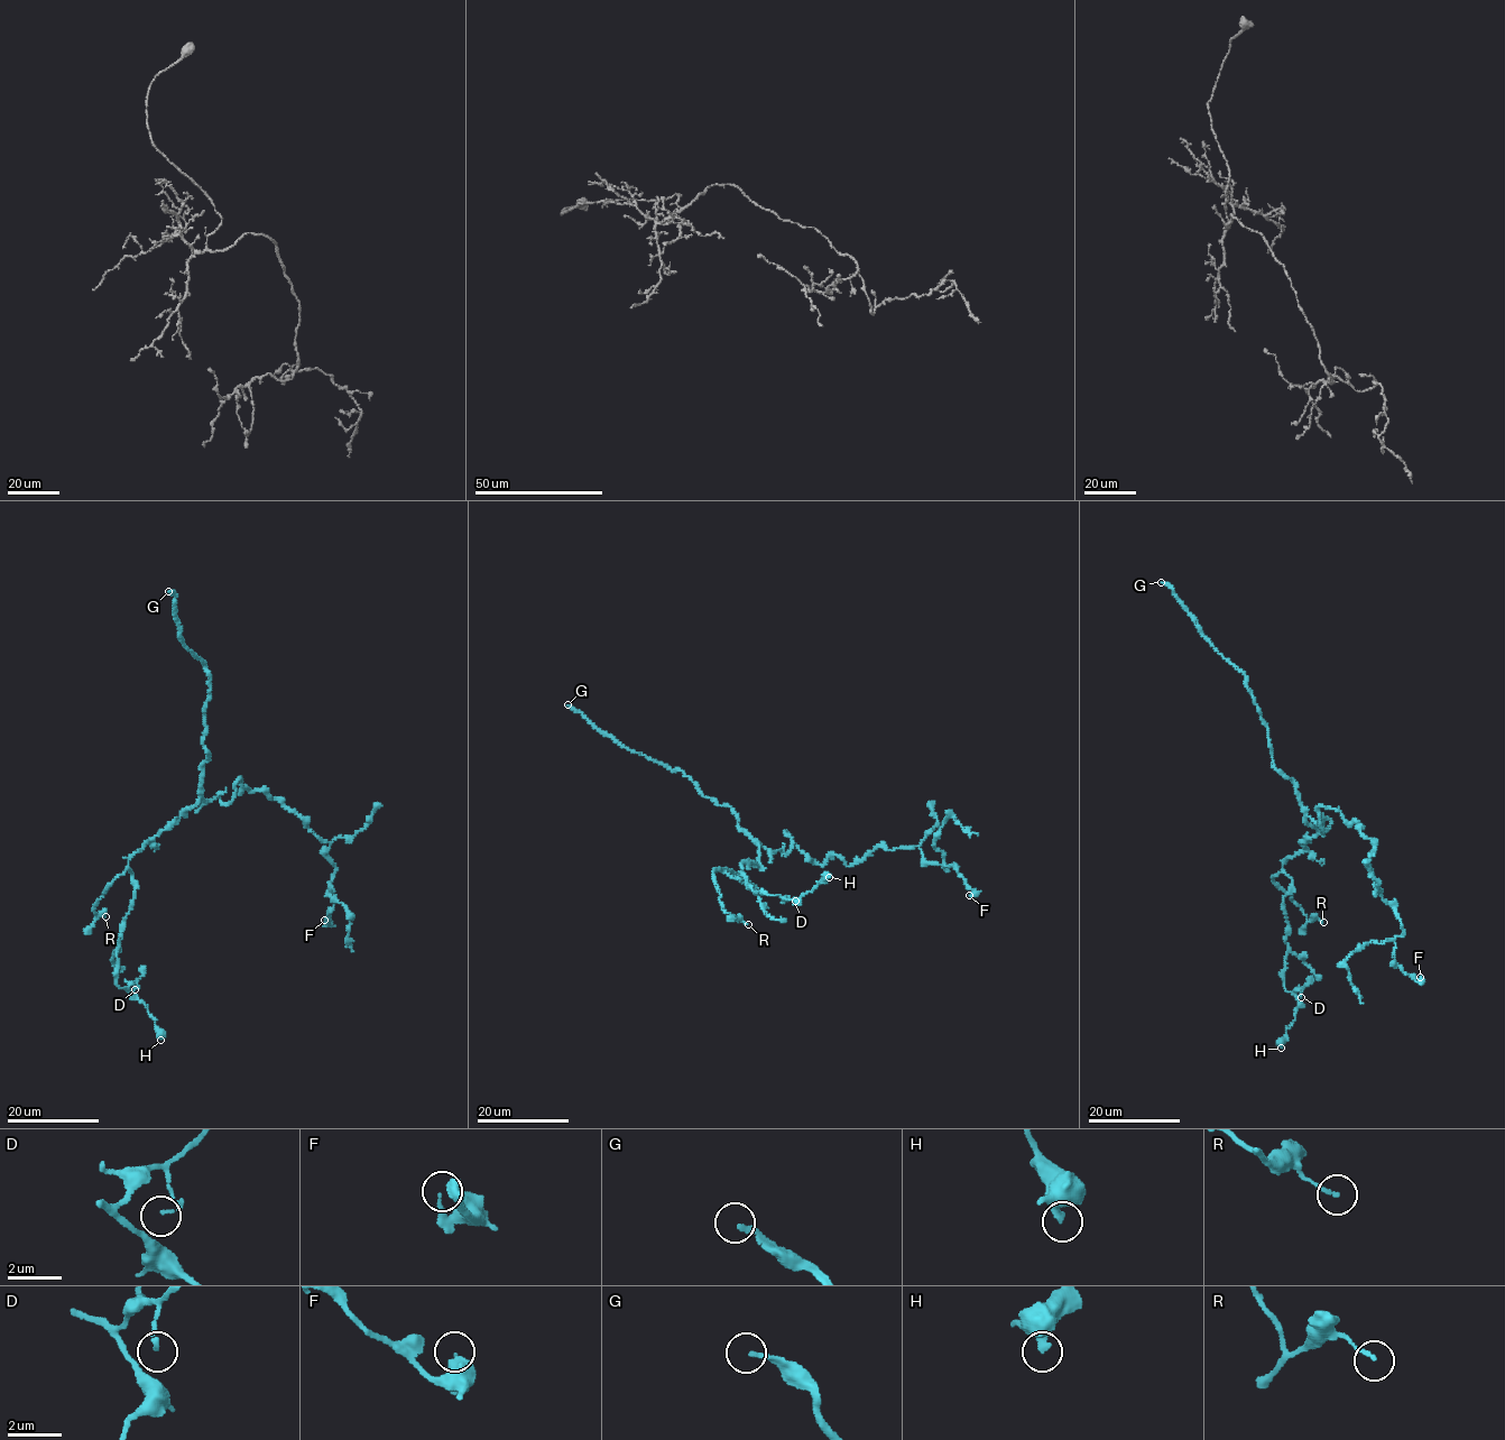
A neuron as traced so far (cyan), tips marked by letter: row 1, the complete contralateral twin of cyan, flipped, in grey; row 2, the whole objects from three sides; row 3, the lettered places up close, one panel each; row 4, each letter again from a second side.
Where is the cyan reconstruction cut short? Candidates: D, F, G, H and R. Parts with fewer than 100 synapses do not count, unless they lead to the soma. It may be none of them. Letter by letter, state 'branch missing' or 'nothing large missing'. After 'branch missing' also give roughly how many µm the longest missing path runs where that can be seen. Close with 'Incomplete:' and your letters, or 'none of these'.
D: nothing large missing
F: nothing large missing
G: branch missing; missing 150 µm
H: nothing large missing
R: nothing large missing
Incomplete: G

